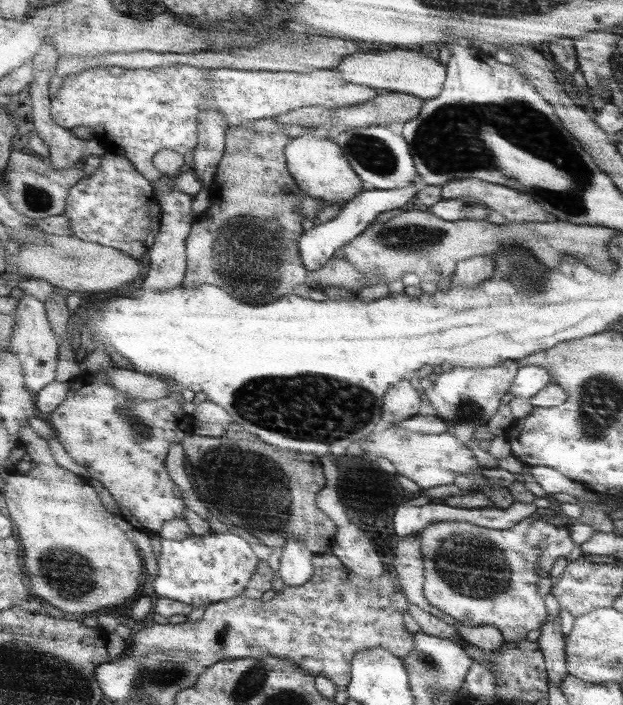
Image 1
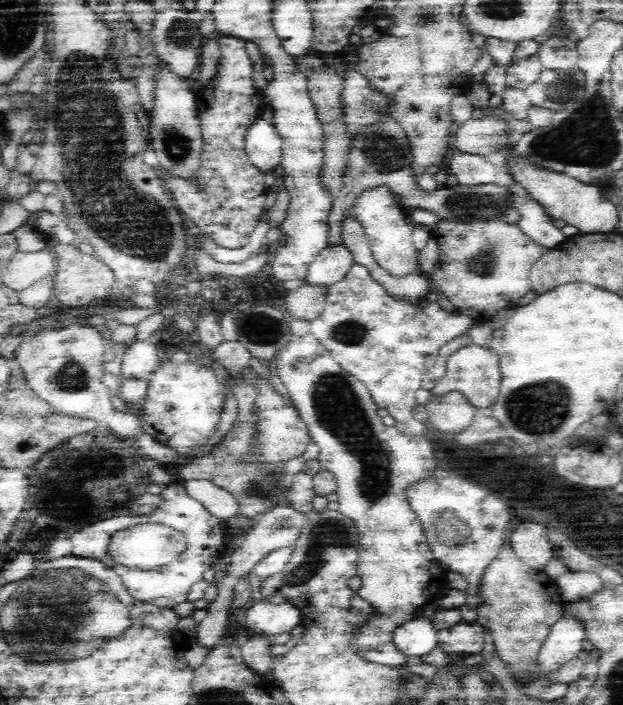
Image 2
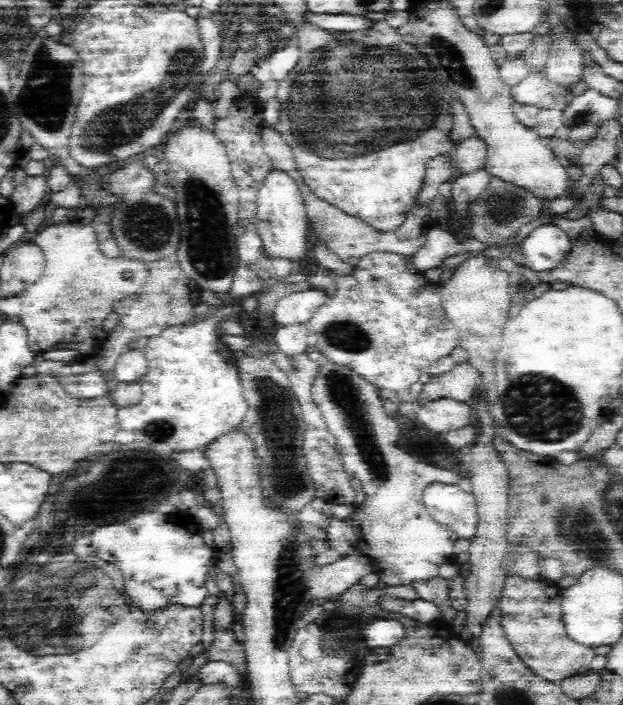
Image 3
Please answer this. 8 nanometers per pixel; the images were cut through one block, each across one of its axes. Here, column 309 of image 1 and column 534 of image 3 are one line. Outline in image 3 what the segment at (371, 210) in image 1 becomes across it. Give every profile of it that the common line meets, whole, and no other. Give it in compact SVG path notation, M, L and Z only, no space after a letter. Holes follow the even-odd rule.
M548 224L548 226L536 228L522 242L520 252L504 254L504 258L514 260L516 264L524 264L524 266L532 268L532 272L536 270L538 274L540 272L546 274L550 270L556 270L556 266L560 266L562 262L566 262L572 246L574 246L574 242L568 238L568 234L564 230Z

